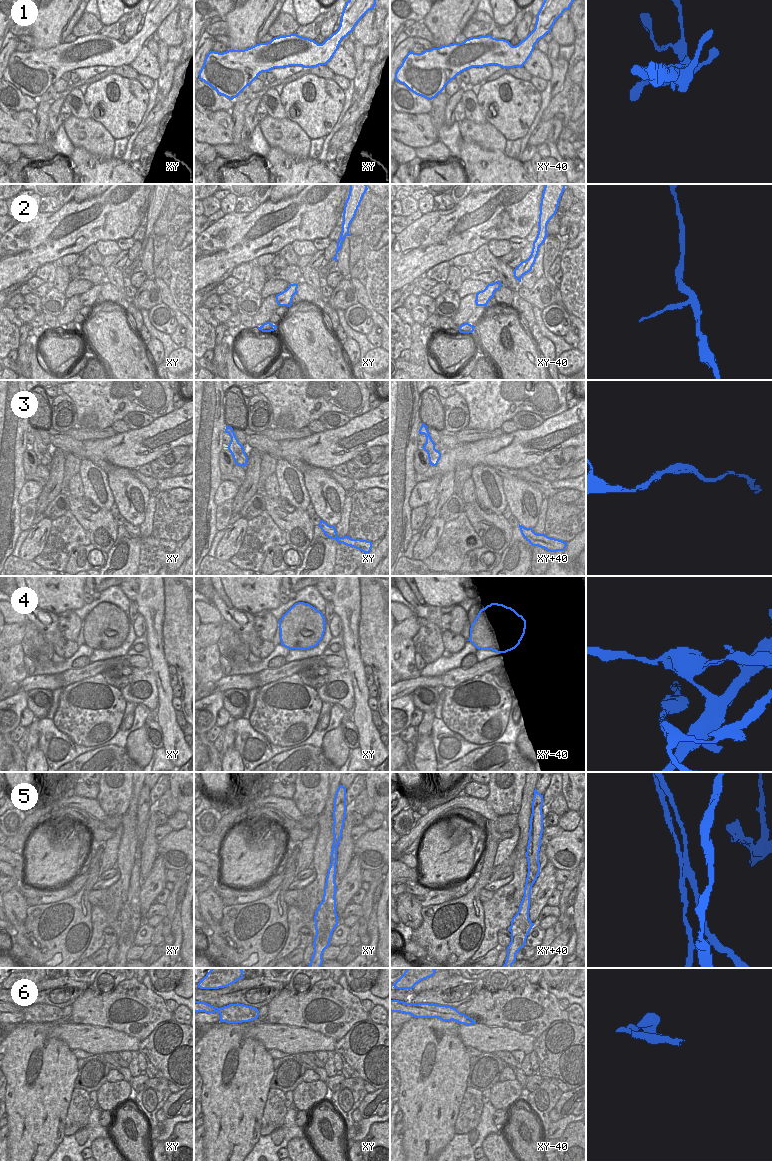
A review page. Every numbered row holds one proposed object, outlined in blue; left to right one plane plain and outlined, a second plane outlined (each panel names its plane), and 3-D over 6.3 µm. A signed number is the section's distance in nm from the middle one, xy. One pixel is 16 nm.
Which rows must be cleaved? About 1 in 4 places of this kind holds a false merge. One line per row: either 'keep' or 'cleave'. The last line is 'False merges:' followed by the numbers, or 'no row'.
1: keep
2: keep
3: keep
4: cleave
5: cleave
6: cleave
False merges: 4, 5, 6

